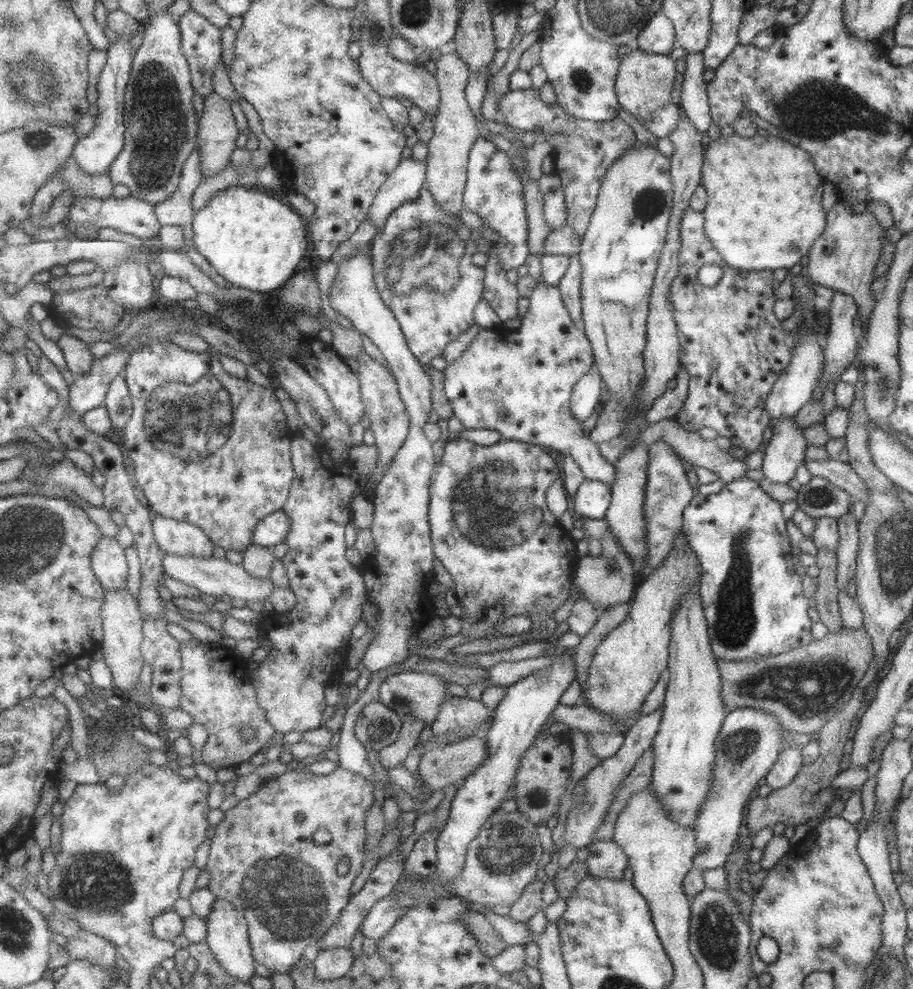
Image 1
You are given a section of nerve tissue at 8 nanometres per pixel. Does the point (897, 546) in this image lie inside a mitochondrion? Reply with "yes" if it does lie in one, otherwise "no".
yes

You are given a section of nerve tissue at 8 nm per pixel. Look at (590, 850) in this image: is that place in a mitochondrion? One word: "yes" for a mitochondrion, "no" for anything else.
no

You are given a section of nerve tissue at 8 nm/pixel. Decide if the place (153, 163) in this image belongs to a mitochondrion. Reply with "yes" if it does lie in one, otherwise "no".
yes

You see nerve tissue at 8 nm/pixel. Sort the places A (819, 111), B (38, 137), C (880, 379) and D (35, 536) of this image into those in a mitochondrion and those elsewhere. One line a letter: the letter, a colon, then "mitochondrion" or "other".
A: mitochondrion
B: mitochondrion
C: mitochondrion
D: mitochondrion

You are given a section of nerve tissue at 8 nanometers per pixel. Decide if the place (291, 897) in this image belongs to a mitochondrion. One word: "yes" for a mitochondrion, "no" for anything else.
yes

